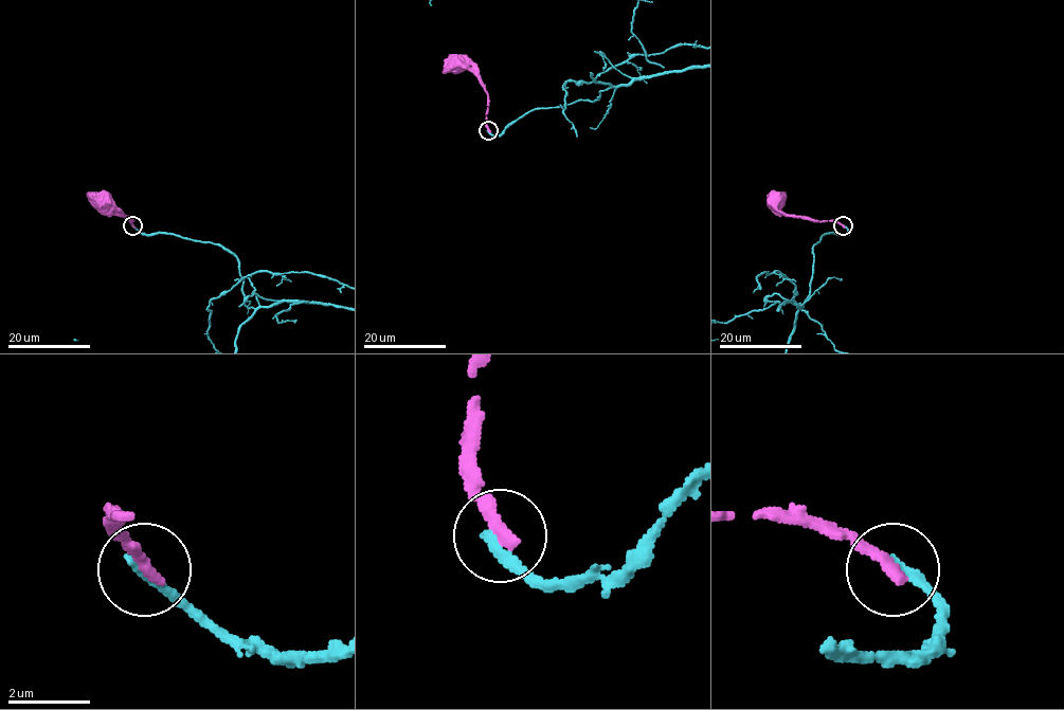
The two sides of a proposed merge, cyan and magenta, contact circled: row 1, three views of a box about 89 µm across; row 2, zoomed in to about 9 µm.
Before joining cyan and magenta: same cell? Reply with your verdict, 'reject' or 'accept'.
reject

